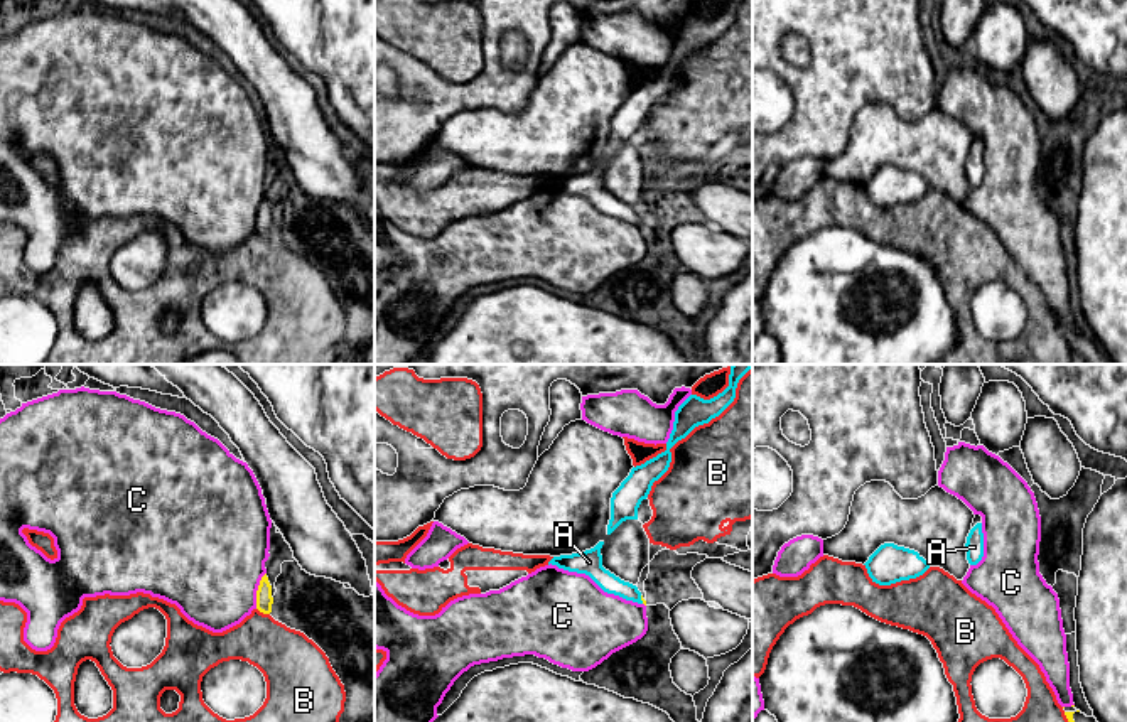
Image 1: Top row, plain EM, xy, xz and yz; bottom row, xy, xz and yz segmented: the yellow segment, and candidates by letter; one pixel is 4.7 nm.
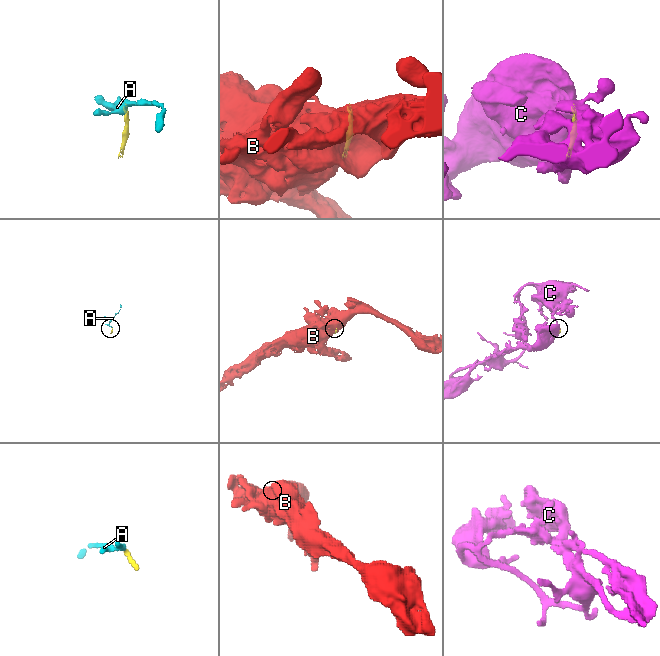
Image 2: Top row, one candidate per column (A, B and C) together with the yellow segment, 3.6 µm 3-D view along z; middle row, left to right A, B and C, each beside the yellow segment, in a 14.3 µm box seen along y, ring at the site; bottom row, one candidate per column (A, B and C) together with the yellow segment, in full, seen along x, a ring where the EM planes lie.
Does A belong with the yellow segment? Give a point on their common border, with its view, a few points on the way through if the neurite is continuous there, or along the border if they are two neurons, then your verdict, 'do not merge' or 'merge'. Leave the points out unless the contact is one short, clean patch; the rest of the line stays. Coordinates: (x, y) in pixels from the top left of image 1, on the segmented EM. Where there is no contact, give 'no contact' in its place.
contact xz (641, 599); way xz (641, 596), (641, 599), (611, 584); merge

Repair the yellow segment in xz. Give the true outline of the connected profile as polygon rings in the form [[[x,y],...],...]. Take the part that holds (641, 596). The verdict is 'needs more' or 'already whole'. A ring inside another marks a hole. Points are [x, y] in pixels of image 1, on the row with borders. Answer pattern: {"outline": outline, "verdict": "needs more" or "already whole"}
{"outline": [[[599,542],[590,550],[572,553],[572,555],[553,557],[548,562],[548,565],[552,563],[569,572],[585,574],[604,592],[646,606],[646,601],[643,599],[636,585],[621,580],[619,577],[616,577],[614,574],[611,574],[609,570],[602,567],[602,555],[601,555],[602,545],[604,542]]], "verdict": "needs more"}

